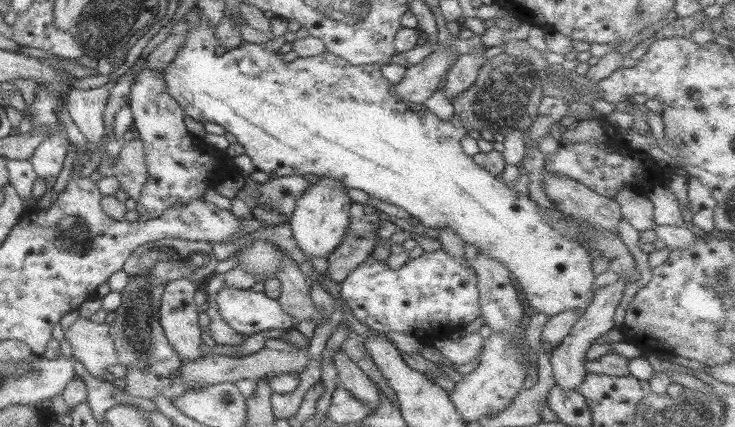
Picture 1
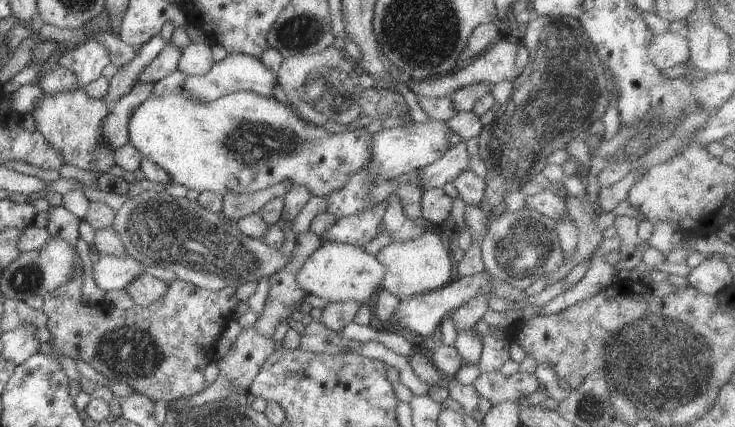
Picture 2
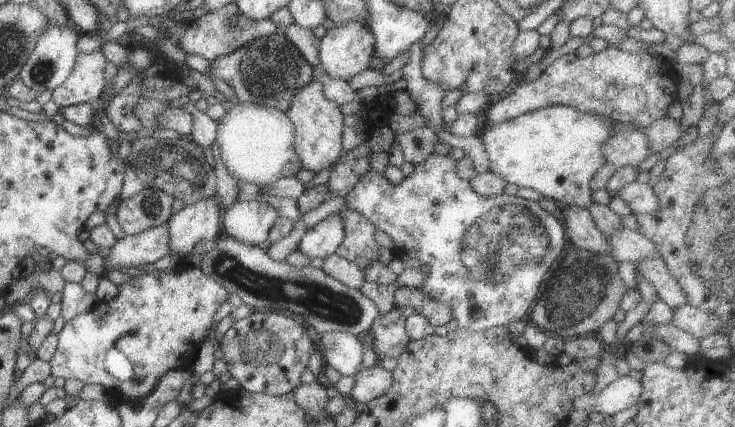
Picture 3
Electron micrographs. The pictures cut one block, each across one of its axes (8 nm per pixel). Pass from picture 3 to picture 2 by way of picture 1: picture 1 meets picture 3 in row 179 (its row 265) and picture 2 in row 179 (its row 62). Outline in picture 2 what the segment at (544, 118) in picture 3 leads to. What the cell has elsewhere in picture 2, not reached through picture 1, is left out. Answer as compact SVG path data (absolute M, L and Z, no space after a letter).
M182 88L169 91L166 96L156 96L152 92L128 118L128 138L142 157L168 172L172 183L199 193L211 191L222 195L228 192L259 192L275 188L284 180L292 180L293 185L308 186L314 197L324 198L334 190L340 190L348 178L360 172L372 158L372 135L364 127L328 134L322 125L303 123L290 107L278 102L275 97L268 98L248 91L234 92L211 102L194 100Z

